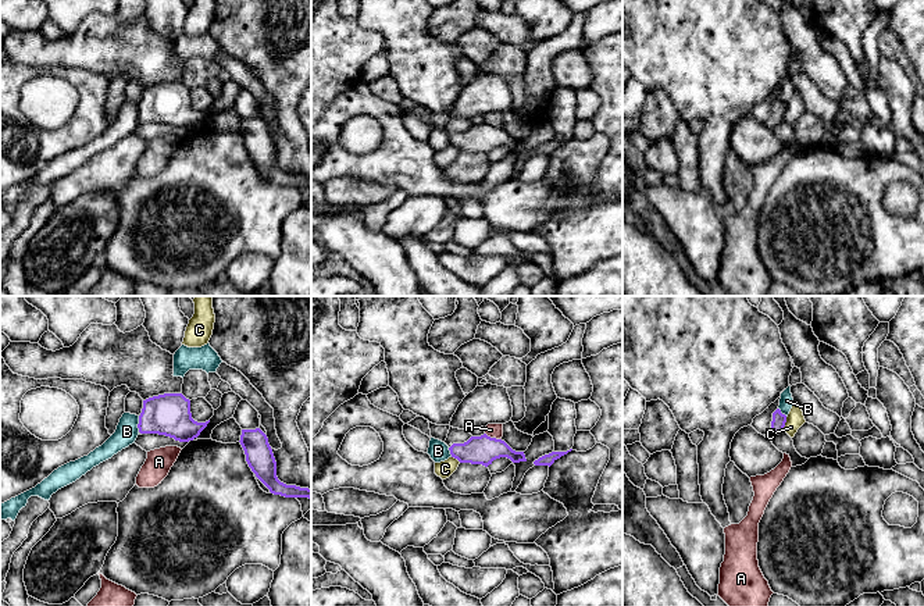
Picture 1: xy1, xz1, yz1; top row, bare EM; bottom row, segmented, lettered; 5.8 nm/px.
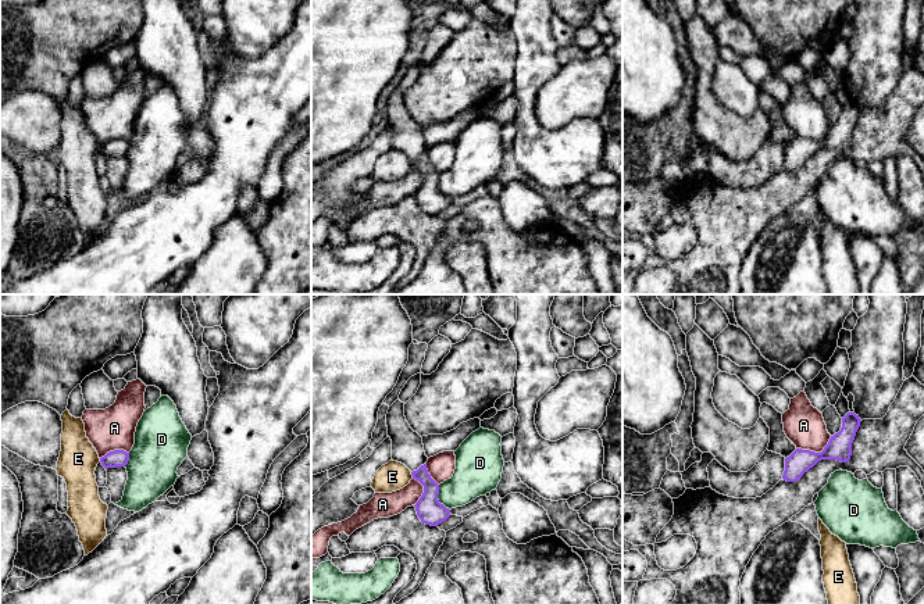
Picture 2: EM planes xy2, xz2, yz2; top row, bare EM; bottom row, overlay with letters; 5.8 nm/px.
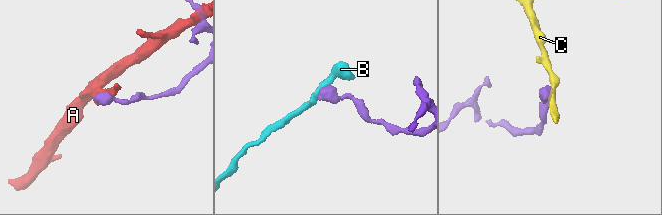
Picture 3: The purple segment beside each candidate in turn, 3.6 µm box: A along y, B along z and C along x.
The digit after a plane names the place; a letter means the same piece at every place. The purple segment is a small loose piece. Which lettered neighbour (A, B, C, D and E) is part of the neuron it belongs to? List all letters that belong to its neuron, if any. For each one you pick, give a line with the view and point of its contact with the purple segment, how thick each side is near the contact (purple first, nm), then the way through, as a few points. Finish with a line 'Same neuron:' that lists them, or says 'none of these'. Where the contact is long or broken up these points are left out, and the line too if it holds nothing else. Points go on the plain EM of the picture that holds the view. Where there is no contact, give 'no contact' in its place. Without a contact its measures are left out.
Same neuron: none of these

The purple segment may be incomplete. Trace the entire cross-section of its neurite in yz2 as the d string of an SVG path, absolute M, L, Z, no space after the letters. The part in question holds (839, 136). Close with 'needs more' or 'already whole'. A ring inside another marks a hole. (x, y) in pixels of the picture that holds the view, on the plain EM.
M848 101L842 107L842 117L838 122L831 125L828 133L821 142L796 137L785 147L785 160L782 168L786 171L796 171L805 161L813 157L821 149L836 149L846 151L850 149L852 132L861 108L855 101Z | already whole

